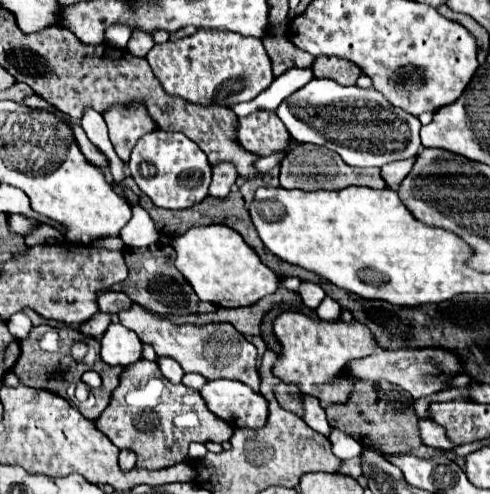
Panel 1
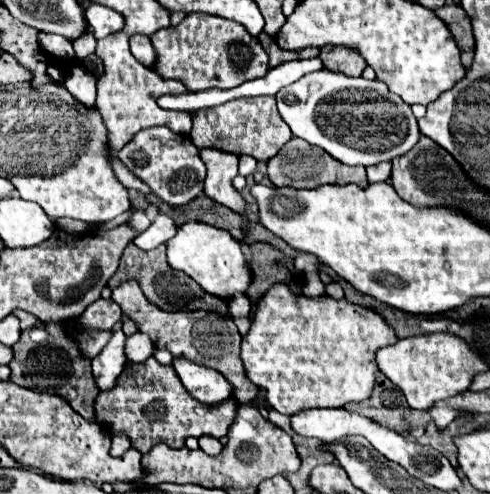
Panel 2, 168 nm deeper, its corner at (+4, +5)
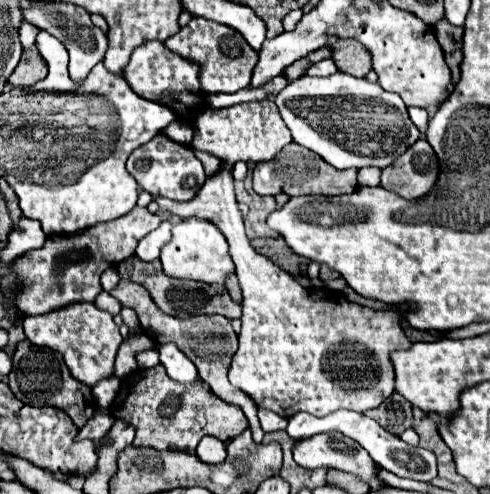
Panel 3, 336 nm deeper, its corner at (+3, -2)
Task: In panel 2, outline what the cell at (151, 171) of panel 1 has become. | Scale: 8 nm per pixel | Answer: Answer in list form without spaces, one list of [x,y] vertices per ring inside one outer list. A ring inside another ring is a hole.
[[[149,127],[139,131],[119,153],[121,163],[133,171],[141,181],[145,181],[155,195],[159,195],[169,205],[185,205],[195,197],[203,195],[205,165],[199,157],[199,149],[189,141],[187,135],[173,133],[165,127]]]

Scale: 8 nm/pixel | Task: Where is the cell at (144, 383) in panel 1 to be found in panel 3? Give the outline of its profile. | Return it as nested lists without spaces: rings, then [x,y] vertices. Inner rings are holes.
[[[162,364],[148,370],[136,370],[122,378],[122,386],[110,406],[110,414],[136,428],[134,446],[150,446],[156,450],[170,450],[174,446],[176,450],[194,452],[204,436],[214,436],[226,442],[248,428],[248,420],[240,408],[222,402],[202,382],[184,386],[170,380]]]

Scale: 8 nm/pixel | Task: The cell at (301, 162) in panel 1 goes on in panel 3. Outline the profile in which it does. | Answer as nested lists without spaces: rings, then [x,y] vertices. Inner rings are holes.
[[[290,142],[282,152],[266,162],[256,164],[254,168],[254,190],[260,196],[276,196],[280,192],[288,196],[308,196],[308,194],[322,194],[322,196],[338,196],[338,194],[352,194],[358,188],[356,182],[358,170],[336,170],[334,166],[326,164],[318,154],[302,148],[300,144]]]

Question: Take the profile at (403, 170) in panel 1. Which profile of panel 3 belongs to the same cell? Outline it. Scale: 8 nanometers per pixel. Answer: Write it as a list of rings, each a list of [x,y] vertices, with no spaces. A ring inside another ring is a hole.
[[[360,168],[358,170],[358,184],[360,186],[380,186],[380,168]]]

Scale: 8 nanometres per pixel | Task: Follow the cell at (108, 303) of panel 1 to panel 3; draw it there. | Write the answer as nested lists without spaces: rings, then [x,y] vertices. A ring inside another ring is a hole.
[[[110,268],[110,270],[106,270],[104,274],[102,274],[102,286],[104,286],[104,290],[106,292],[112,292],[112,288],[118,284],[118,272],[116,272],[116,268]]]

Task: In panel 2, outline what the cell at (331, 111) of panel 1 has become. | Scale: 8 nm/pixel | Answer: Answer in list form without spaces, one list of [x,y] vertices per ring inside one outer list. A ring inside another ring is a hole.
[[[329,69],[303,75],[277,93],[277,107],[295,137],[325,149],[345,165],[375,165],[391,161],[417,145],[421,131],[411,107],[381,81],[347,77]]]

